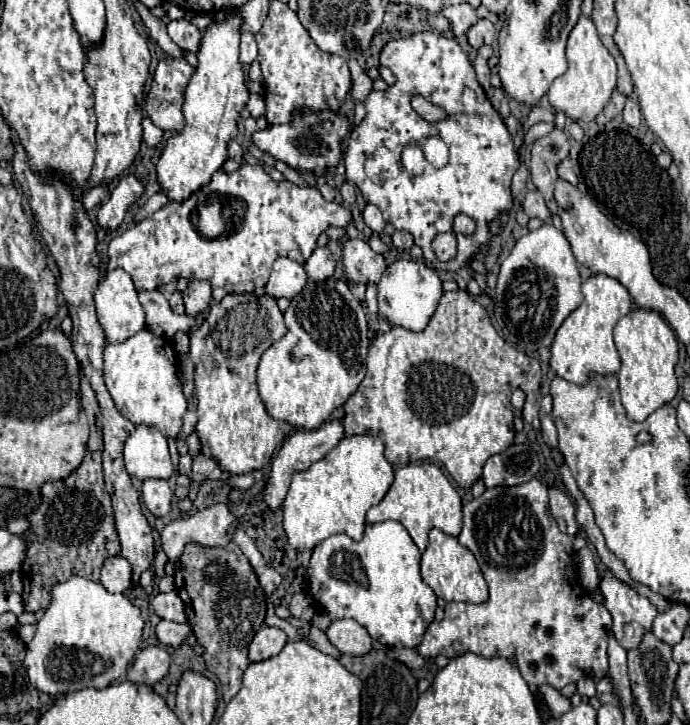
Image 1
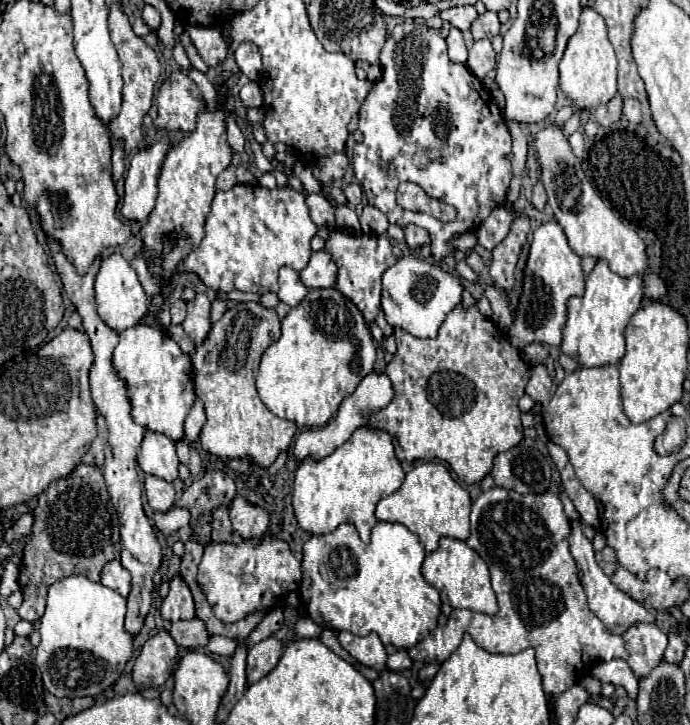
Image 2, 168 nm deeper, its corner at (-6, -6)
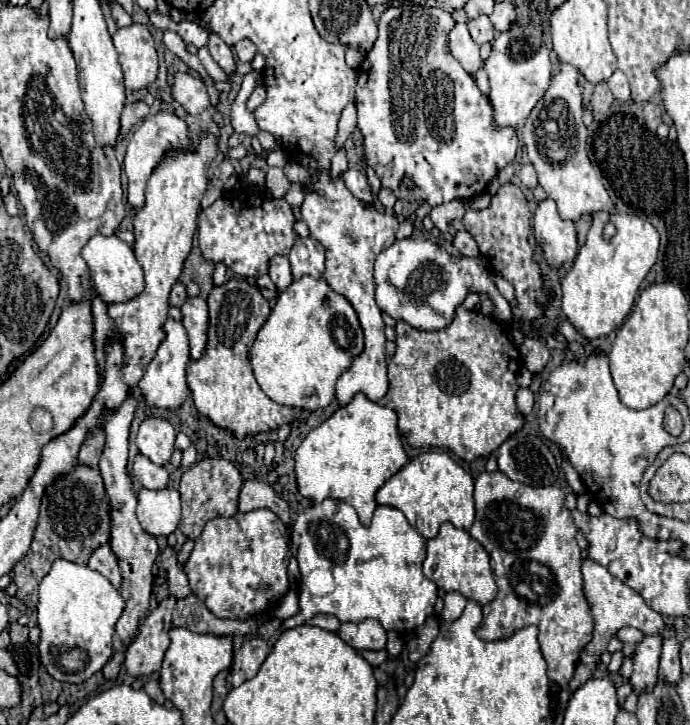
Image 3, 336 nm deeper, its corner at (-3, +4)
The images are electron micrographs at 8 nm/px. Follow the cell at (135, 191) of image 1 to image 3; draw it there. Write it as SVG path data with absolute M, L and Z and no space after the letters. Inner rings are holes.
M160 112L156 116L144 118L140 128L136 128L134 134L128 138L128 148L126 148L126 156L124 156L124 170L126 170L126 176L128 176L128 204L130 206L134 206L134 208L144 206L146 182L148 182L154 166L166 154L166 150L188 148L188 144L190 144L188 126L174 112Z

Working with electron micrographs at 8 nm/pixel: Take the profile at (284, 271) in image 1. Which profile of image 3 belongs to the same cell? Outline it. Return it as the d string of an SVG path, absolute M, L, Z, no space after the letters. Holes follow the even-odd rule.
M276 256L276 258L272 258L268 274L270 274L272 282L276 284L278 292L284 292L284 290L294 282L294 276L292 276L292 270L290 270L290 262L288 262L286 256Z

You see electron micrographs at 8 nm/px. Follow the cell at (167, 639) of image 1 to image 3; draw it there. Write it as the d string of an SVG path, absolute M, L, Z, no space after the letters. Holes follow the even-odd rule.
M190 594L184 600L178 600L172 612L172 624L176 628L186 628L196 634L248 634L256 632L256 622L250 620L222 620L214 616L198 596Z

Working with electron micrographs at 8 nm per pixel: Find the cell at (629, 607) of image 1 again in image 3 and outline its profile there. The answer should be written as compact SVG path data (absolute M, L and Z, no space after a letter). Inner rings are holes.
M654 634L654 636L644 636L636 648L634 648L634 672L630 676L630 684L634 688L634 692L640 694L640 690L648 690L648 686L654 686L656 678L658 678L658 658L660 658L660 650L662 650L662 636Z

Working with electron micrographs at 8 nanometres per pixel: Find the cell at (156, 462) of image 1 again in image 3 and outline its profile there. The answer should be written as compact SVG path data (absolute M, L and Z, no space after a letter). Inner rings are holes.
M148 418L140 424L136 446L154 464L164 466L170 462L170 456L174 452L174 438L176 432L168 420Z

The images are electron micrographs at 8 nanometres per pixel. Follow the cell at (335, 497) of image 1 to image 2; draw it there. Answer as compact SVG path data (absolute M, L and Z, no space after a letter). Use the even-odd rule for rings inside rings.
M359 426L333 454L321 460L309 456L299 464L293 484L293 510L297 522L309 534L327 534L339 524L351 522L357 526L361 540L367 542L371 528L377 524L377 502L393 494L403 484L403 478L405 472L395 458L393 438L379 428Z

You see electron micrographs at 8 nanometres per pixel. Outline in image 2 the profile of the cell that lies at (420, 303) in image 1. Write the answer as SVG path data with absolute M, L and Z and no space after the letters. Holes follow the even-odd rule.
M401 256L391 268L385 270L383 274L383 292L381 292L381 310L385 312L385 320L393 326L393 328L403 328L409 334L417 336L417 338L435 338L437 330L441 328L445 316L457 306L461 304L461 294L463 294L463 284L457 276L441 270L437 264L425 262L421 258L415 256Z

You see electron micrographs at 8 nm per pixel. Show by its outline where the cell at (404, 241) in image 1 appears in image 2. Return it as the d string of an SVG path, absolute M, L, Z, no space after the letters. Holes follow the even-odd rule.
M407 224L403 232L405 232L405 242L409 244L409 248L421 248L423 244L429 244L429 234L415 224Z

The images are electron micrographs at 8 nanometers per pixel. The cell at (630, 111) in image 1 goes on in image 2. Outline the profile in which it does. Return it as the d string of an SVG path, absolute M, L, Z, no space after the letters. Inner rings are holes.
M625 98L625 102L623 102L623 116L625 116L629 122L639 124L639 122L641 122L641 104L639 104L639 100Z

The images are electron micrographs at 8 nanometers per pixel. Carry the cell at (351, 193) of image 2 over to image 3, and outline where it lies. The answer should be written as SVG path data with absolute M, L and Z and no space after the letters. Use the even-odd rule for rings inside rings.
M346 170L342 174L342 180L346 184L346 188L358 198L358 200L364 200L364 202L374 202L374 194L370 192L370 186L368 186L368 180L366 180L366 174L362 170Z

